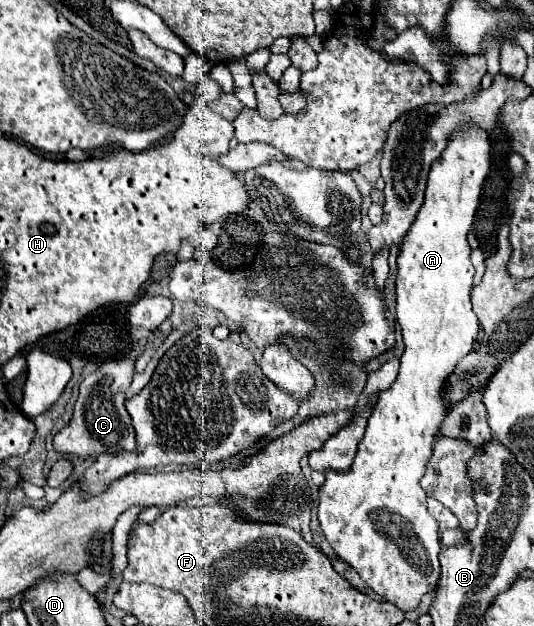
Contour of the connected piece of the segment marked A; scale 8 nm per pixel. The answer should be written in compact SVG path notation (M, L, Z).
M464 128L464 132L460 130L450 136L444 154L432 162L424 206L418 212L398 256L396 320L402 328L406 344L400 358L398 378L380 394L350 470L326 470L326 482L318 488L318 522L336 556L348 562L376 594L396 604L400 610L418 608L420 598L432 592L440 578L438 524L426 510L426 492L420 486L420 478L424 476L426 462L432 456L434 436L448 412L442 398L444 382L454 370L456 362L472 350L474 336L480 330L470 302L474 266L470 262L466 234L472 228L482 184L491 169L491 156L491 144L486 132L480 128Z

